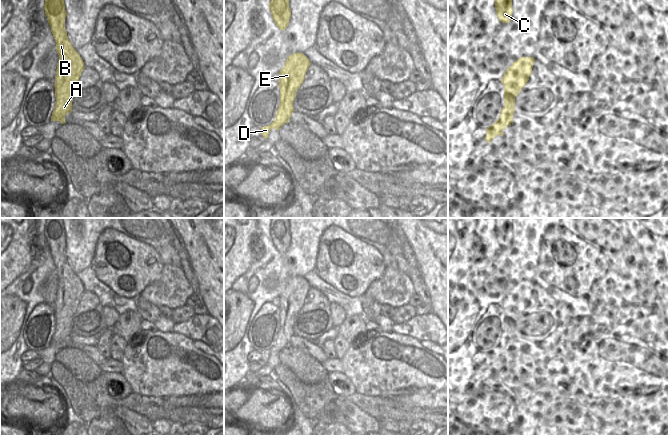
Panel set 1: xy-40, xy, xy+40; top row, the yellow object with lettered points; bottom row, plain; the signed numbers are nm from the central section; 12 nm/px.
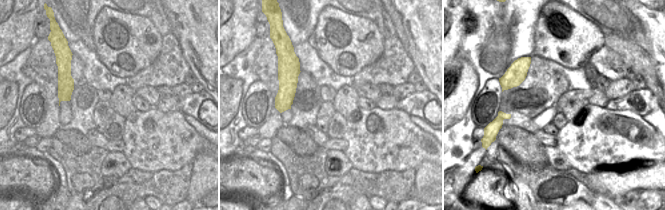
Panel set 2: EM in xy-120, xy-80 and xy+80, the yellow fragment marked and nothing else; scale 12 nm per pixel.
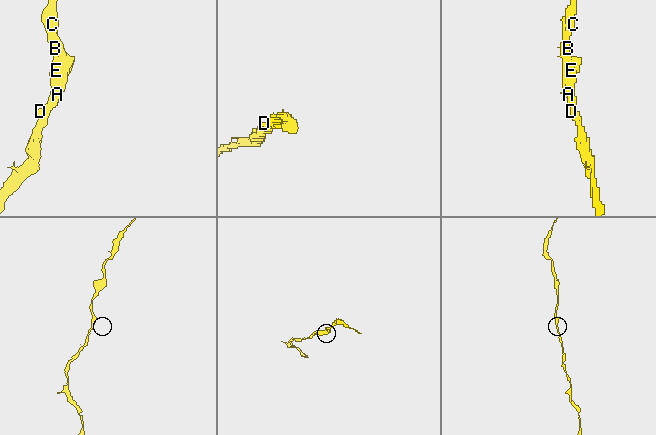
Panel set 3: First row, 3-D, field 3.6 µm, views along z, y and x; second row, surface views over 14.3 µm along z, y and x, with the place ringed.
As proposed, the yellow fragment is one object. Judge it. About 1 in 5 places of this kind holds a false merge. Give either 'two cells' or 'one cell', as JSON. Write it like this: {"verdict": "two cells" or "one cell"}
{"verdict": "one cell"}

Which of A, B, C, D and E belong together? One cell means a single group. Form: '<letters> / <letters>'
A B C D E

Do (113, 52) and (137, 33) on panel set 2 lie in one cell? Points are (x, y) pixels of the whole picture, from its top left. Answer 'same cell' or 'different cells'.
same cell

